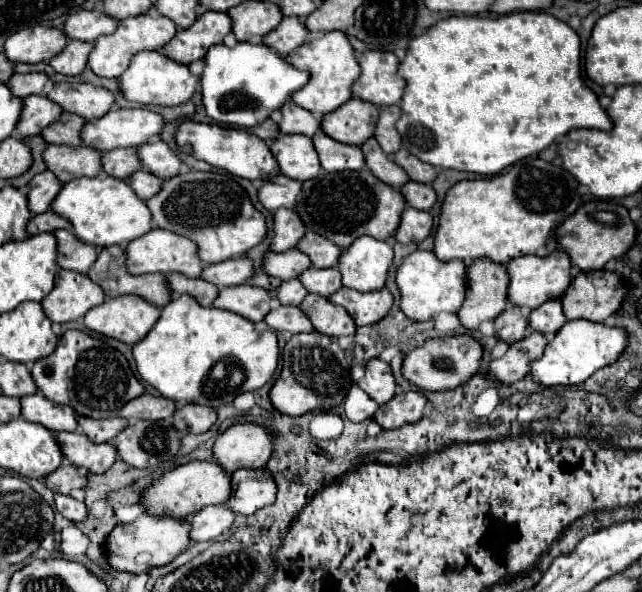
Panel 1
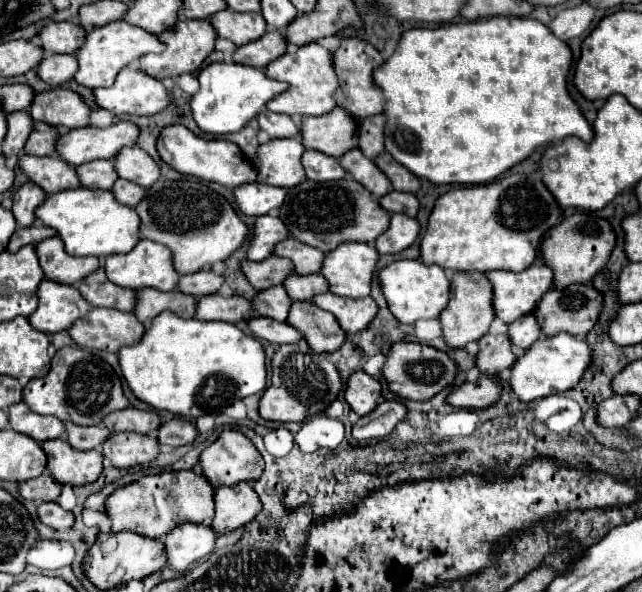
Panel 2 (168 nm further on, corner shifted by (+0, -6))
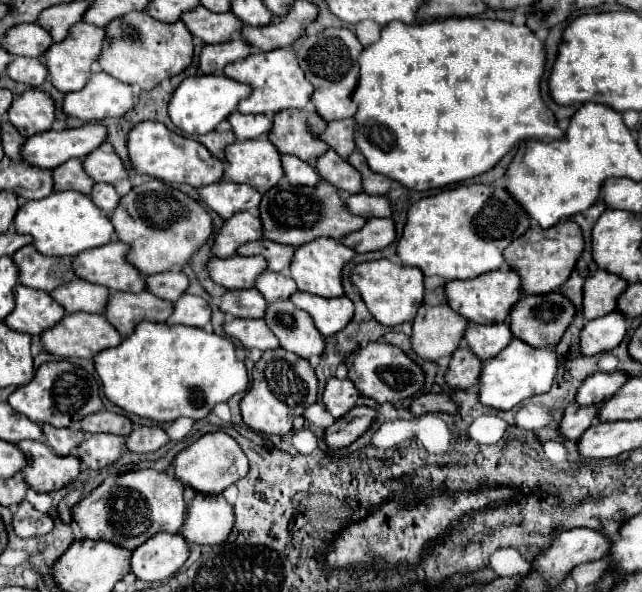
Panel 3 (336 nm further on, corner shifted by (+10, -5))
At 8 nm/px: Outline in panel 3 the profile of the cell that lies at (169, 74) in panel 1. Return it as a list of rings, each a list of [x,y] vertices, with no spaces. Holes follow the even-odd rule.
[[[96,71],[88,85],[80,91],[68,93],[64,99],[66,115],[76,115],[84,121],[100,121],[106,117],[122,117],[134,107],[132,87]]]

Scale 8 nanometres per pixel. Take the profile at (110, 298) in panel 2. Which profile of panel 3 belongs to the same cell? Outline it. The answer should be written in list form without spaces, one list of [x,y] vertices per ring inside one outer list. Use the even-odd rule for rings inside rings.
[[[74,277],[70,283],[56,287],[50,295],[60,301],[66,313],[104,313],[108,305],[108,289],[92,285],[90,281],[80,281],[80,277]]]

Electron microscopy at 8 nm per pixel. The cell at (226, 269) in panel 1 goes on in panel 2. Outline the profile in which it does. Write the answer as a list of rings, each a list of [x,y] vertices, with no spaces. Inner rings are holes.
[[[194,272],[194,274],[186,274],[180,276],[176,290],[182,294],[190,294],[194,298],[206,296],[206,294],[214,294],[220,290],[220,286],[224,284],[222,276],[216,276],[212,272]]]

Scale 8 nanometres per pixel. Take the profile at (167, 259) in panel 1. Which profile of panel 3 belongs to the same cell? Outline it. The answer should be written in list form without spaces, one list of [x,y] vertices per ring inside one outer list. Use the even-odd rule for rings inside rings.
[[[112,241],[100,249],[88,249],[74,257],[78,277],[104,285],[110,291],[144,291],[144,275],[126,259],[128,245]]]

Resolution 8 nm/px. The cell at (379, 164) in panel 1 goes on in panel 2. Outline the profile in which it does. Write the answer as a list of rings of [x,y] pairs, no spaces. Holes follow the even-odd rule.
[[[358,148],[340,156],[338,162],[350,174],[350,178],[354,178],[362,186],[366,186],[366,190],[372,192],[374,198],[382,198],[384,194],[390,192],[390,182],[386,182],[386,176]]]

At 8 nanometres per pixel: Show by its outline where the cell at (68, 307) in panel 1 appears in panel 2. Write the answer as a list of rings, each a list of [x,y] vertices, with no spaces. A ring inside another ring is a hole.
[[[42,280],[38,286],[38,308],[28,316],[28,322],[46,334],[54,334],[54,332],[62,332],[68,330],[78,318],[82,318],[82,314],[86,314],[90,310],[90,304],[78,294],[78,290],[74,286],[66,286],[66,284],[58,284],[58,282],[50,282],[50,280]]]

